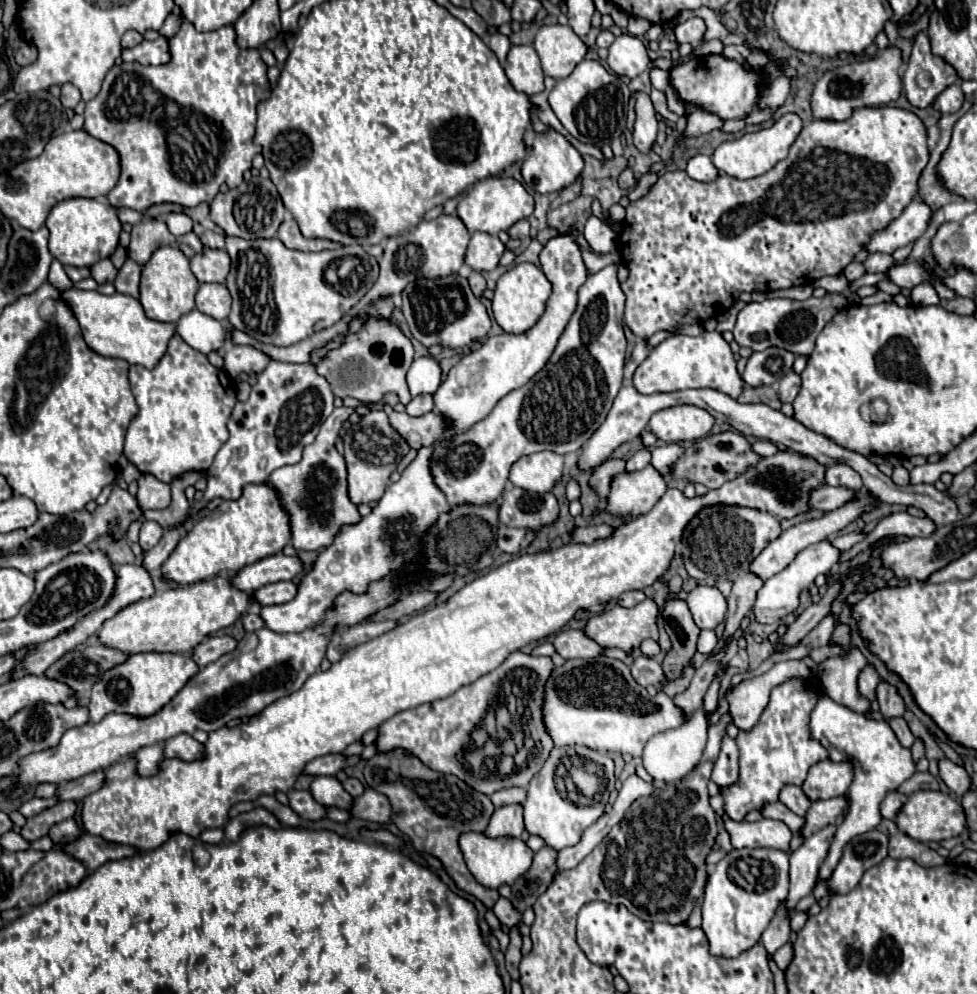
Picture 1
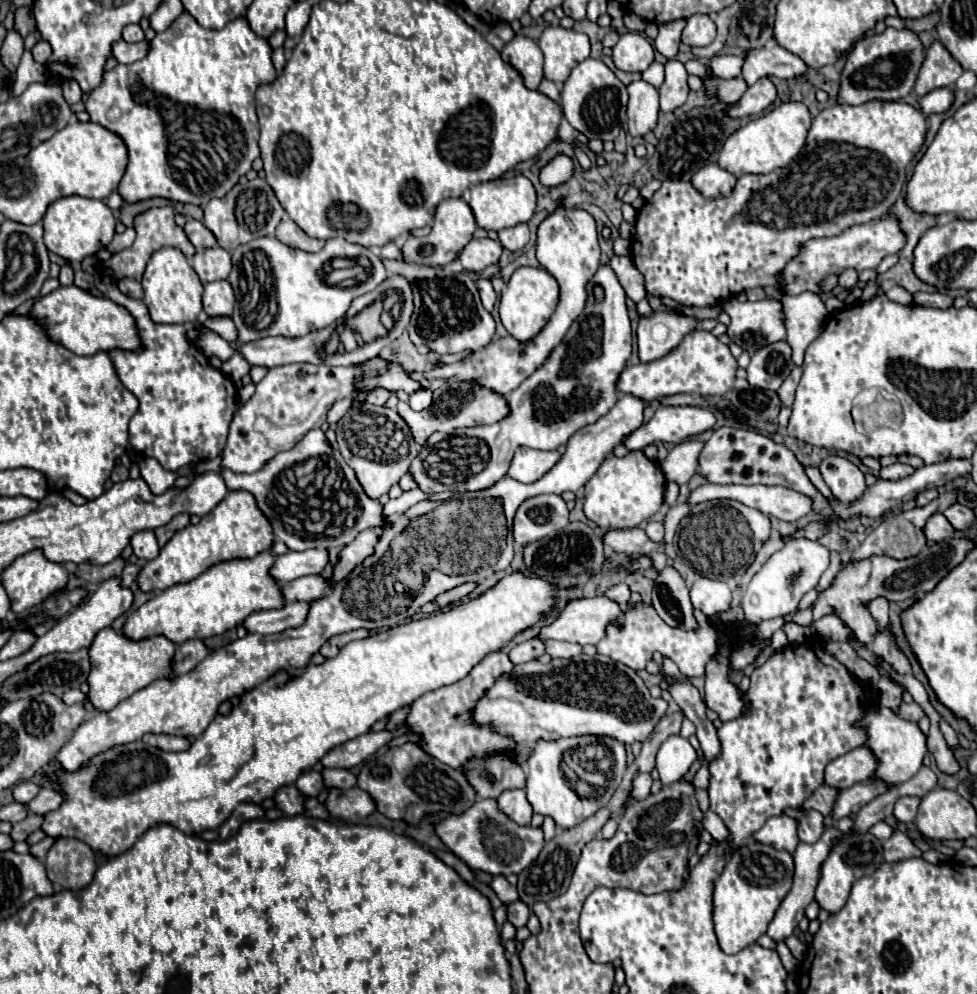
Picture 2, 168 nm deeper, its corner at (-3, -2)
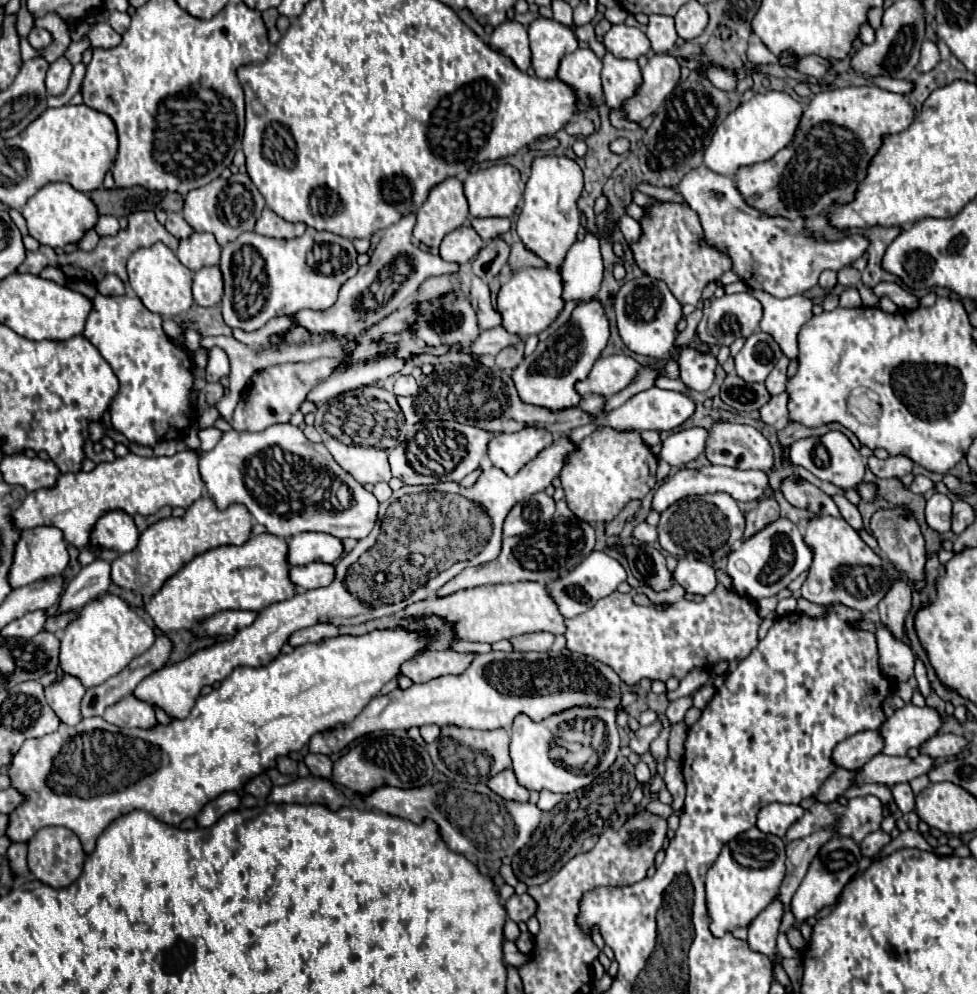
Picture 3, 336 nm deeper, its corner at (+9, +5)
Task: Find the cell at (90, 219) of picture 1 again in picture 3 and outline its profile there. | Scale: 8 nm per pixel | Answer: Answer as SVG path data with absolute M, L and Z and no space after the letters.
M49 183L43 189L39 189L27 205L21 209L21 215L27 221L29 235L35 237L41 245L49 247L65 247L69 243L79 243L81 237L91 231L97 225L99 213L95 203L89 195L75 191L69 183Z

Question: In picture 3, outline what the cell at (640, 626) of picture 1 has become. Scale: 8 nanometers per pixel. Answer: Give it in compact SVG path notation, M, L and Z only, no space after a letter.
M507 583L507 585L485 585L477 589L465 589L443 599L425 599L405 609L405 615L439 615L453 623L457 635L465 641L495 643L517 635L547 631L553 635L565 633L565 617L559 613L555 599L543 583Z

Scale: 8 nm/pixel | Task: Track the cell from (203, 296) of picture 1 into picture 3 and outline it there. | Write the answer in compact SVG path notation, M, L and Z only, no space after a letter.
M219 267L199 269L193 277L193 299L201 307L217 305L223 297L223 279Z

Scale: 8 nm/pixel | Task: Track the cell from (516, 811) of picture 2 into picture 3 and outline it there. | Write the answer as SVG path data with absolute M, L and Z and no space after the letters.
M505 769L501 773L497 773L497 777L491 777L487 787L497 793L499 797L503 797L505 801L519 801L525 803L529 799L529 791L521 789L521 785L517 785L515 773L511 769Z

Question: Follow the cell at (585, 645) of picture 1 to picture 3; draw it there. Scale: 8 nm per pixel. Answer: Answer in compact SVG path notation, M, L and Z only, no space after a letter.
M529 633L511 639L515 651L549 651L553 647L553 641L555 635L551 633Z

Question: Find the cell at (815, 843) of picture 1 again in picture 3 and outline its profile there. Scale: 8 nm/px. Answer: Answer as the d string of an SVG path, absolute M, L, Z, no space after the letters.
M775 897L769 907L765 907L749 925L749 947L753 951L773 955L775 953L775 939L781 927L781 917L785 913L785 907L779 897Z

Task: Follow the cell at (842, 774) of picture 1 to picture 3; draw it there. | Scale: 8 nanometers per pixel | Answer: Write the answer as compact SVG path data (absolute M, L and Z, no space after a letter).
M865 731L841 741L833 749L831 761L841 769L857 771L877 753L881 753L881 735L877 731Z

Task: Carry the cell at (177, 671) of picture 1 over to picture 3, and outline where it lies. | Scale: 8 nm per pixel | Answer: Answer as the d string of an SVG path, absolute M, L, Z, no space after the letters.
M105 593L105 597L89 601L79 611L77 621L67 625L61 637L61 669L67 675L77 677L85 689L91 689L121 673L129 661L145 653L153 641L153 627L143 617L139 617L135 609L127 607L125 601Z

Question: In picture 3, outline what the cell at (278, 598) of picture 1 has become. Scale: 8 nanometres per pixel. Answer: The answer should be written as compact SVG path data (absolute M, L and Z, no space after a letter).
M309 563L297 569L289 569L289 579L295 587L301 589L319 589L333 581L333 565L327 563Z

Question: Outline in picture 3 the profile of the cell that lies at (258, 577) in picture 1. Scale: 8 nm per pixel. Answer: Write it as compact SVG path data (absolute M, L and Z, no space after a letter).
M299 533L297 537L291 537L287 545L287 563L291 567L307 565L313 561L333 563L343 553L341 541L337 537L329 537L327 533Z

